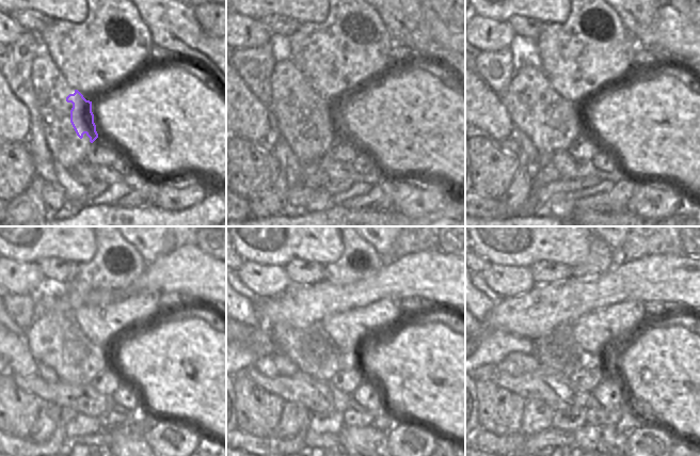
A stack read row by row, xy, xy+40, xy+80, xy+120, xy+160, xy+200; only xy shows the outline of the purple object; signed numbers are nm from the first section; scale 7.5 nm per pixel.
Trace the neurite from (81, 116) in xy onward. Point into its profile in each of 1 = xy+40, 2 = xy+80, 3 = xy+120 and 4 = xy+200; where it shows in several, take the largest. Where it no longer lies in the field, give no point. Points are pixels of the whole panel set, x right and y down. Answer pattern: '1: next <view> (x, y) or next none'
1: next xy+40 (324, 118)
2: next xy+80 (563, 116)
3: next xy+120 (85, 357)
4: next xy+200 (566, 356)

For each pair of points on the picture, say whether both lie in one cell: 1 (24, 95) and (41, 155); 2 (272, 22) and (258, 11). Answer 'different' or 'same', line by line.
1: same
2: different

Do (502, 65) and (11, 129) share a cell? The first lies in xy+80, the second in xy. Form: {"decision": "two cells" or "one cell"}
{"decision": "two cells"}

